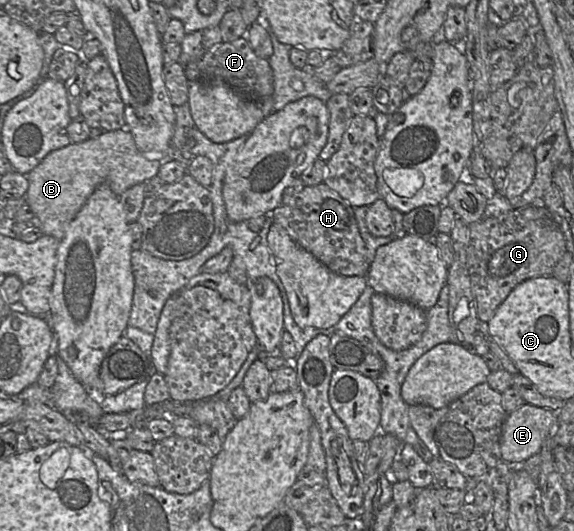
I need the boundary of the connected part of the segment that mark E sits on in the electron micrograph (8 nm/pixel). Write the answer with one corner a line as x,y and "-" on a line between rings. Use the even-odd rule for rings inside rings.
523,404
507,415
501,430
501,460
511,466
519,466
541,450
548,435
558,426
557,412

